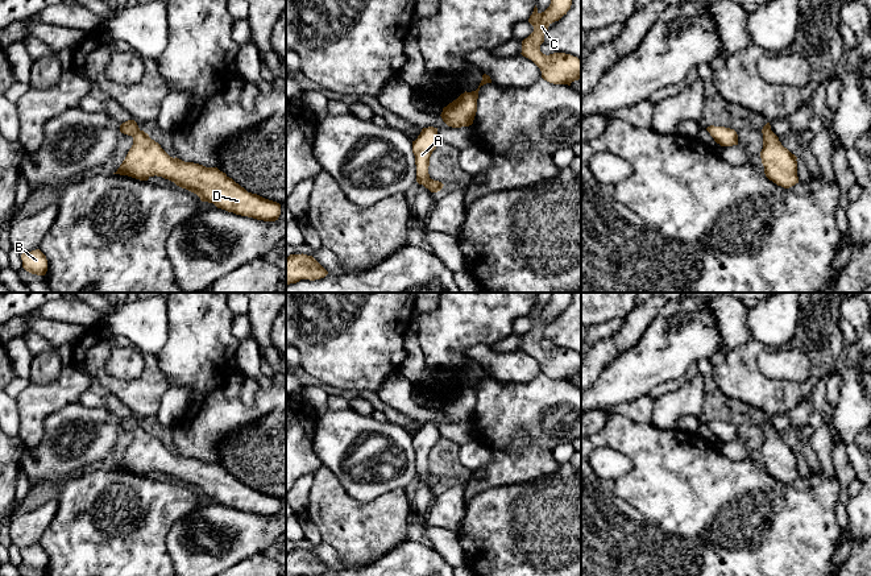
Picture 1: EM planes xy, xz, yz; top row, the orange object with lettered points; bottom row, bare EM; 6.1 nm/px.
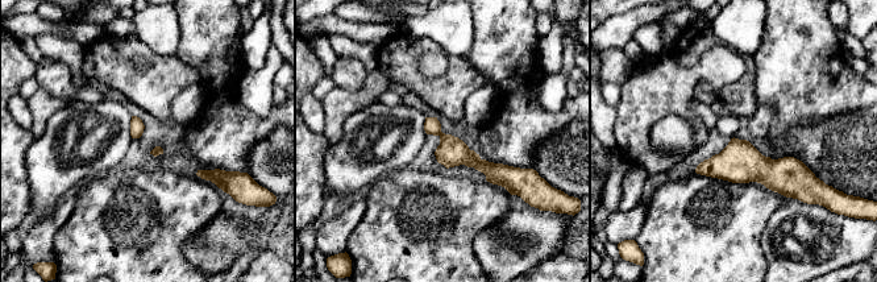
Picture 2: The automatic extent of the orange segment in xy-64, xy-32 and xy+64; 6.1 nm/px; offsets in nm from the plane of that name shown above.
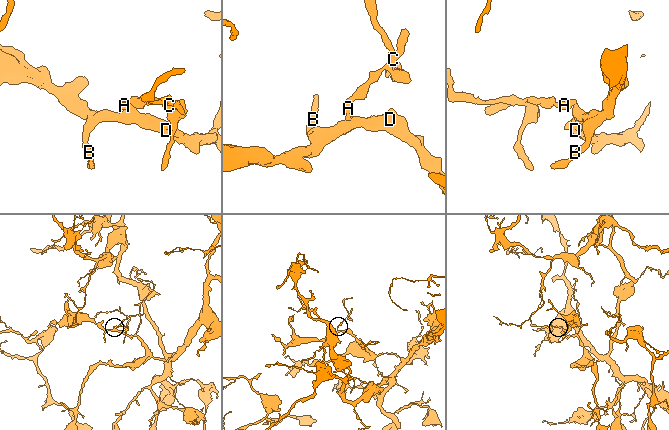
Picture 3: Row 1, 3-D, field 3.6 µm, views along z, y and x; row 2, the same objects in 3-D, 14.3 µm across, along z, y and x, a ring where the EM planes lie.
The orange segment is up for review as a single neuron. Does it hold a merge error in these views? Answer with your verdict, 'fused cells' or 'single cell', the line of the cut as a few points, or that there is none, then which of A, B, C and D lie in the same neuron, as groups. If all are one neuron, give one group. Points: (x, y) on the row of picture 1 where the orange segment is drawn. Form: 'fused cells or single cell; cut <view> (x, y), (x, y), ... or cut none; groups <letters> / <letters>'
single cell; cut none; groups A B C D

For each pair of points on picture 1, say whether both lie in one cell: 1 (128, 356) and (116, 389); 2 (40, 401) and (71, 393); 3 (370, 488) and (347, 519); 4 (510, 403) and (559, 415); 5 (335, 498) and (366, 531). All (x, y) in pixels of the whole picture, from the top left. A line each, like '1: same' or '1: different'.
1: different
2: same
3: different
4: same
5: same

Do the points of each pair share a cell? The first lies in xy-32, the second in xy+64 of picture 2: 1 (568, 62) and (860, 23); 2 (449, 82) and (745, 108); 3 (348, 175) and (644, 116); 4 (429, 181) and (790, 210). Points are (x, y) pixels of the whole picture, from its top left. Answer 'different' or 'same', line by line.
1: same
2: same
3: different
4: different

